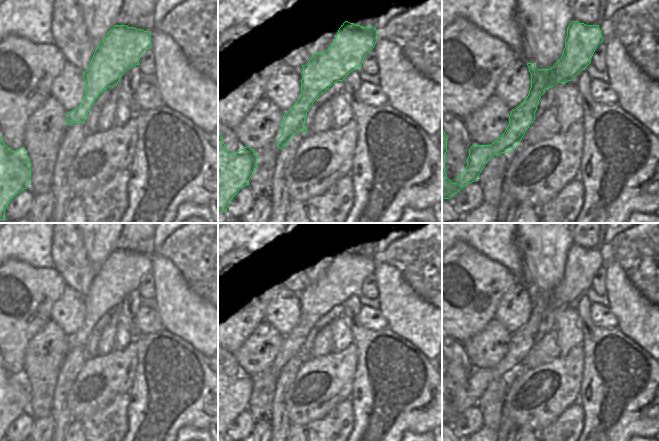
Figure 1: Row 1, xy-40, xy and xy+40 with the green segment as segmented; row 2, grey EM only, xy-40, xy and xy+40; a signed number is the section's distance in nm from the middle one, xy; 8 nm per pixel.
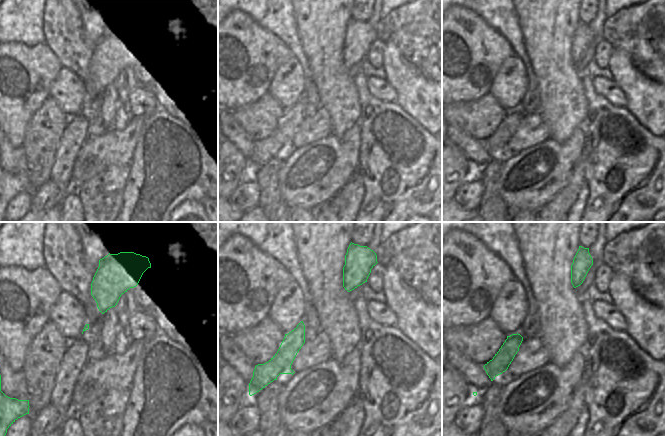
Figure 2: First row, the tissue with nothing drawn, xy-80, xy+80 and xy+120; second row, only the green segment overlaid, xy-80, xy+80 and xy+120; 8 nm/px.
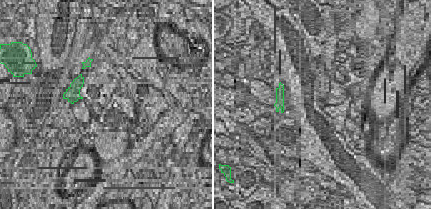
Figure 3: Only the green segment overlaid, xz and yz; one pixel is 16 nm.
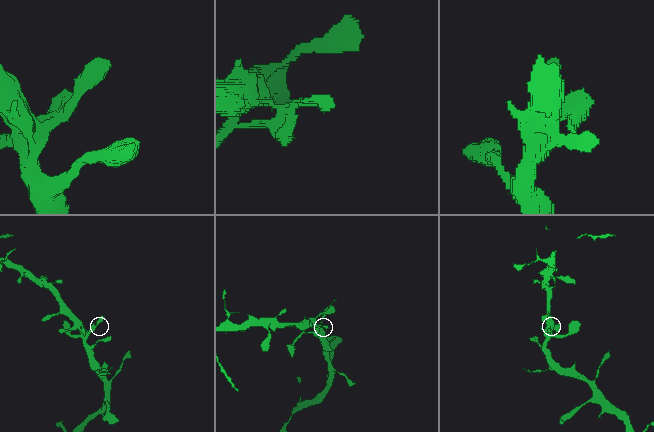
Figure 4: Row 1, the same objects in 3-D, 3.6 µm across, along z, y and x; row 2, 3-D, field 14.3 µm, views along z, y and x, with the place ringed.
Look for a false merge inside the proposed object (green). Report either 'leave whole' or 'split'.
leave whole

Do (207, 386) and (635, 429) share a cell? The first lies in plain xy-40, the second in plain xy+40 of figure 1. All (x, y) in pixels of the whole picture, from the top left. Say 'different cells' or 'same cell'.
same cell

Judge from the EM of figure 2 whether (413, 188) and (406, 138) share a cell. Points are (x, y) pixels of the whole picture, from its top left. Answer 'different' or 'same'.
same

